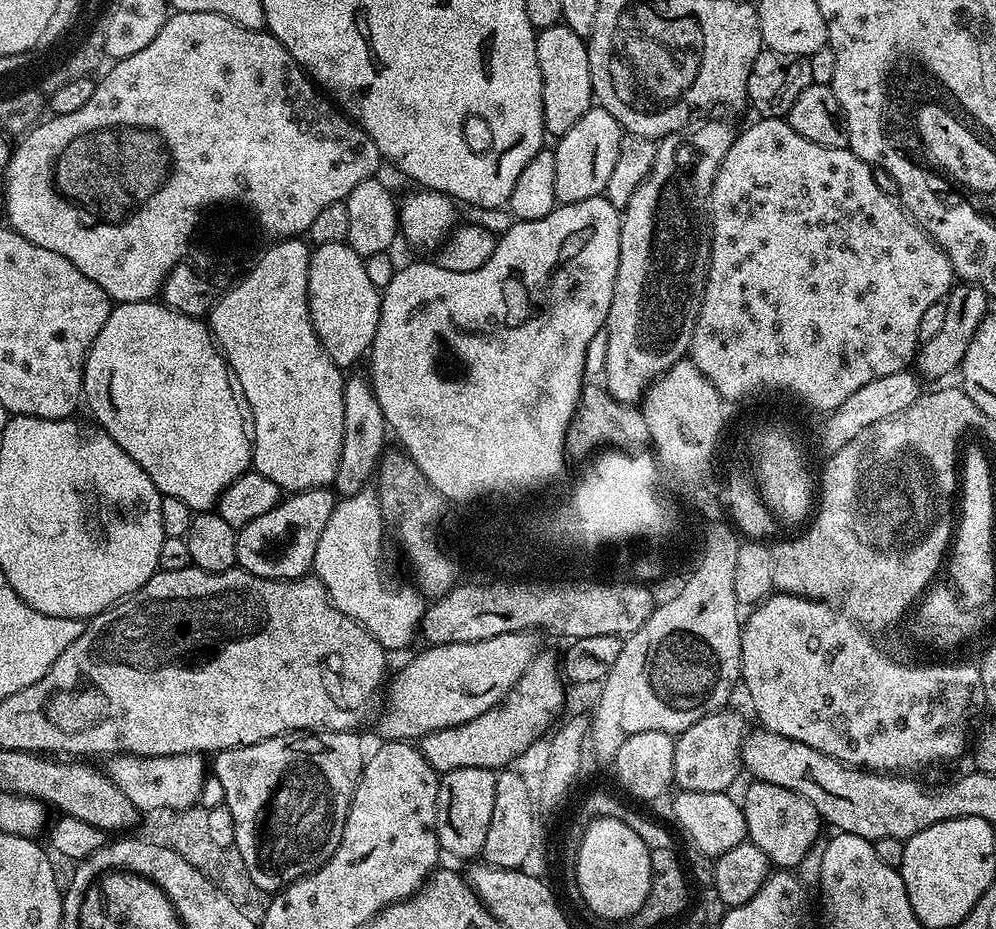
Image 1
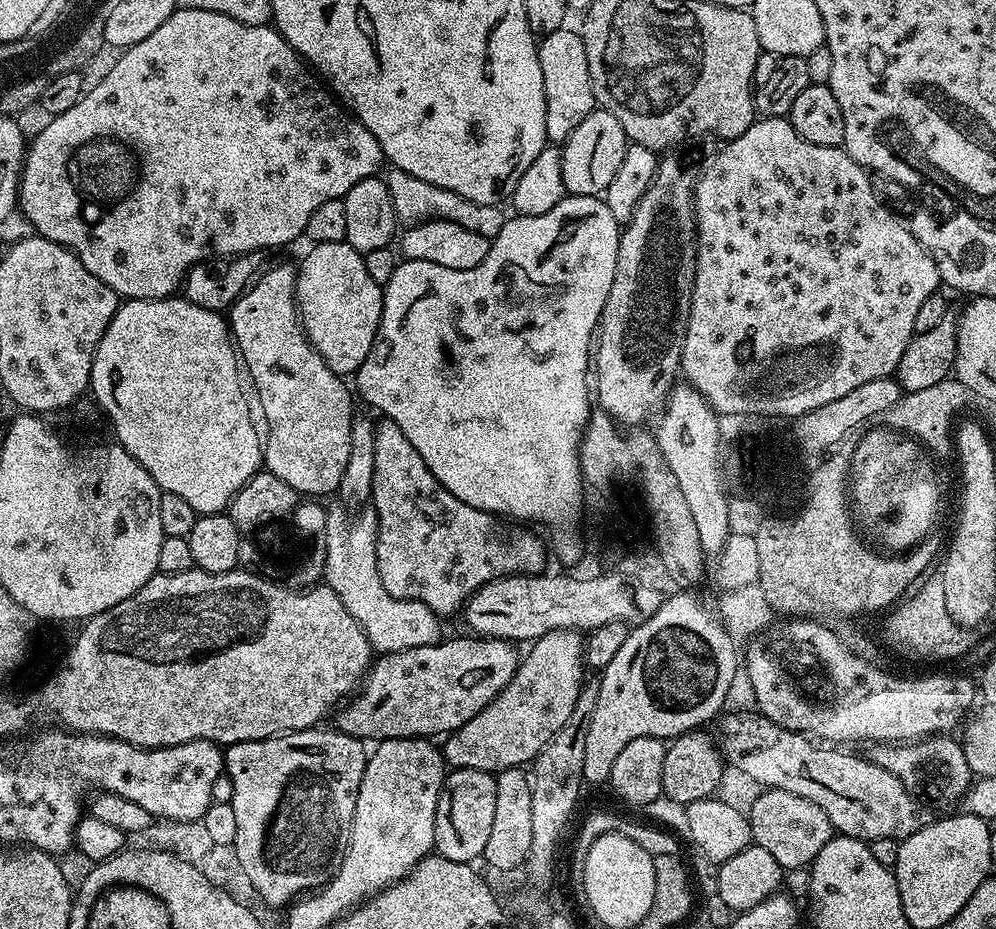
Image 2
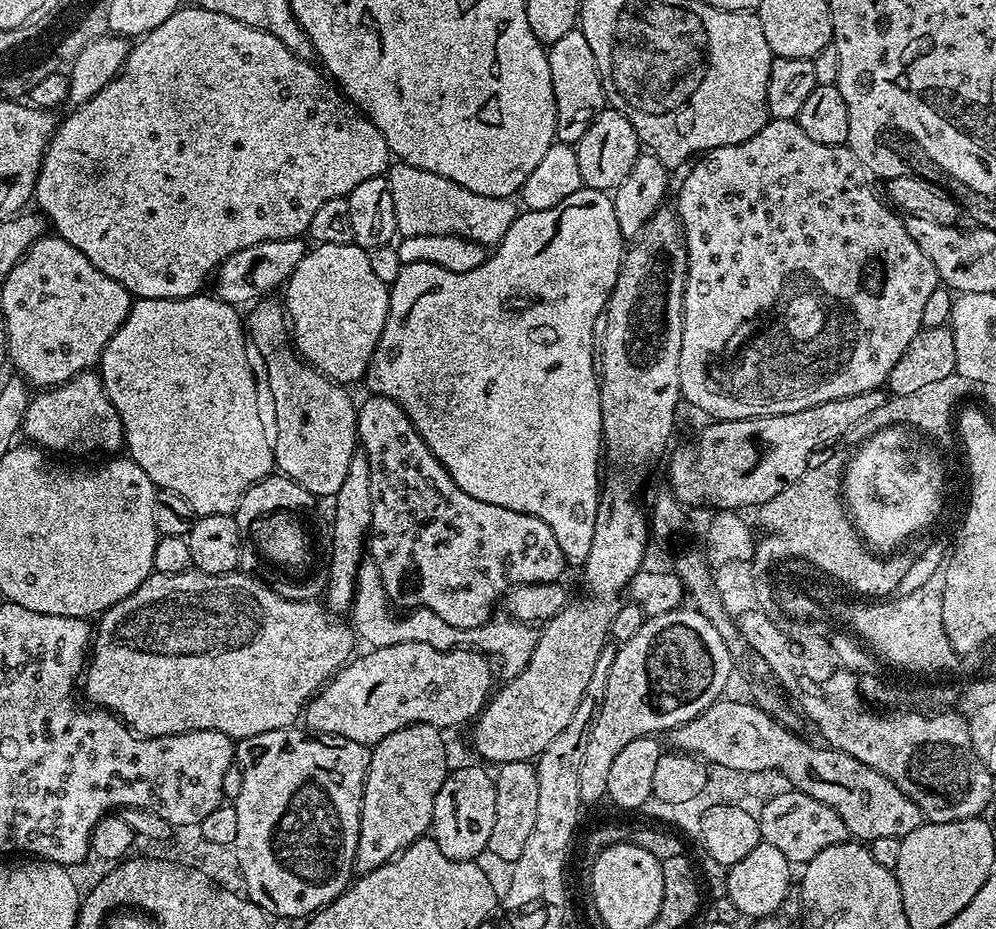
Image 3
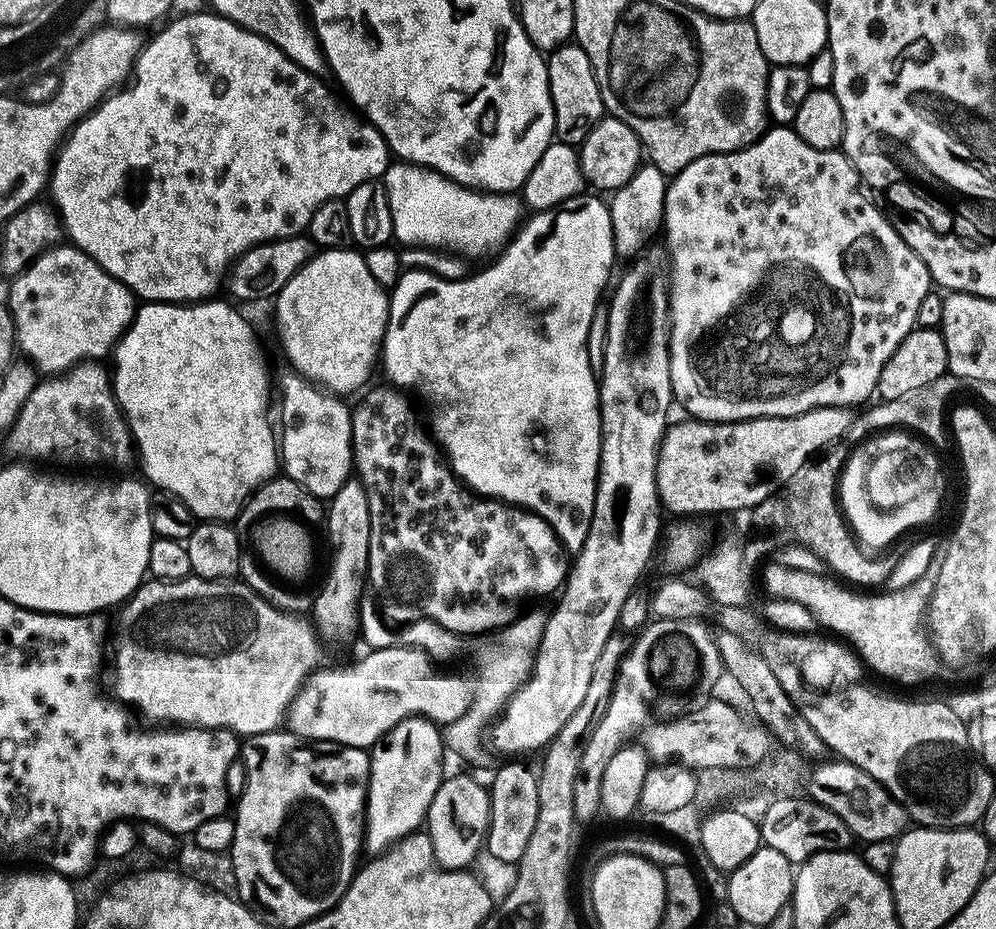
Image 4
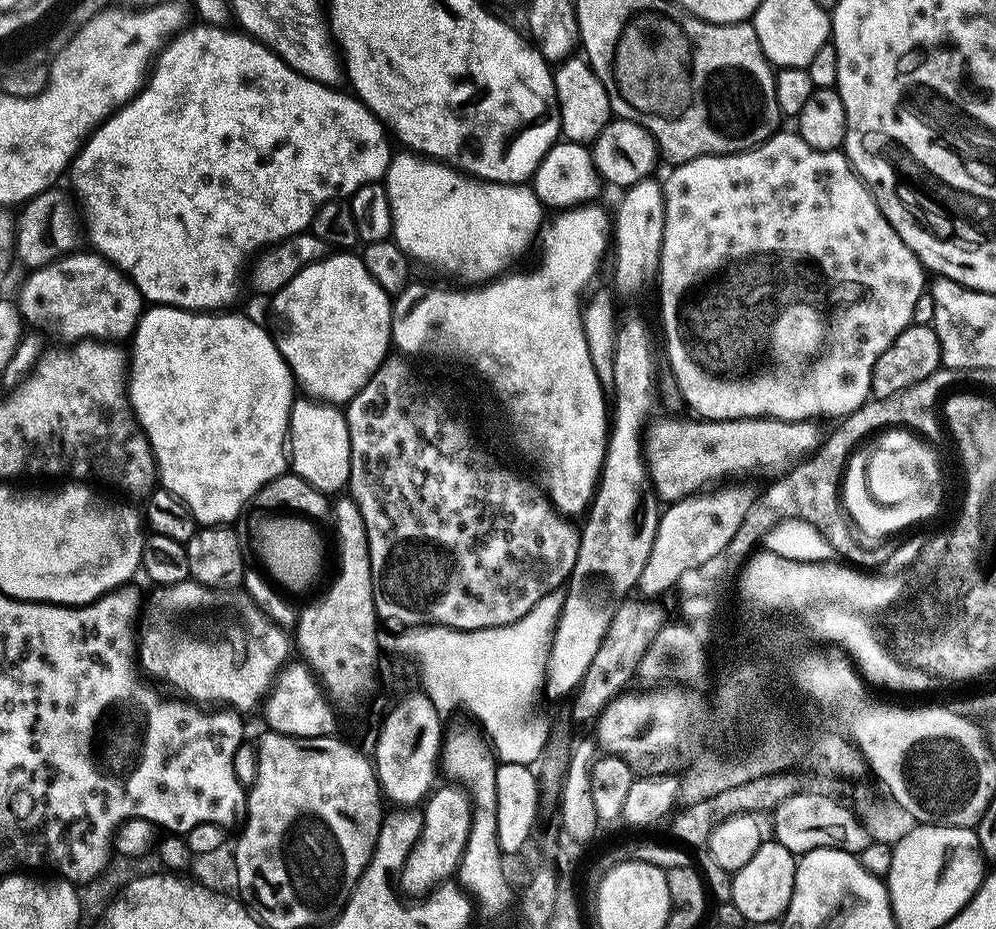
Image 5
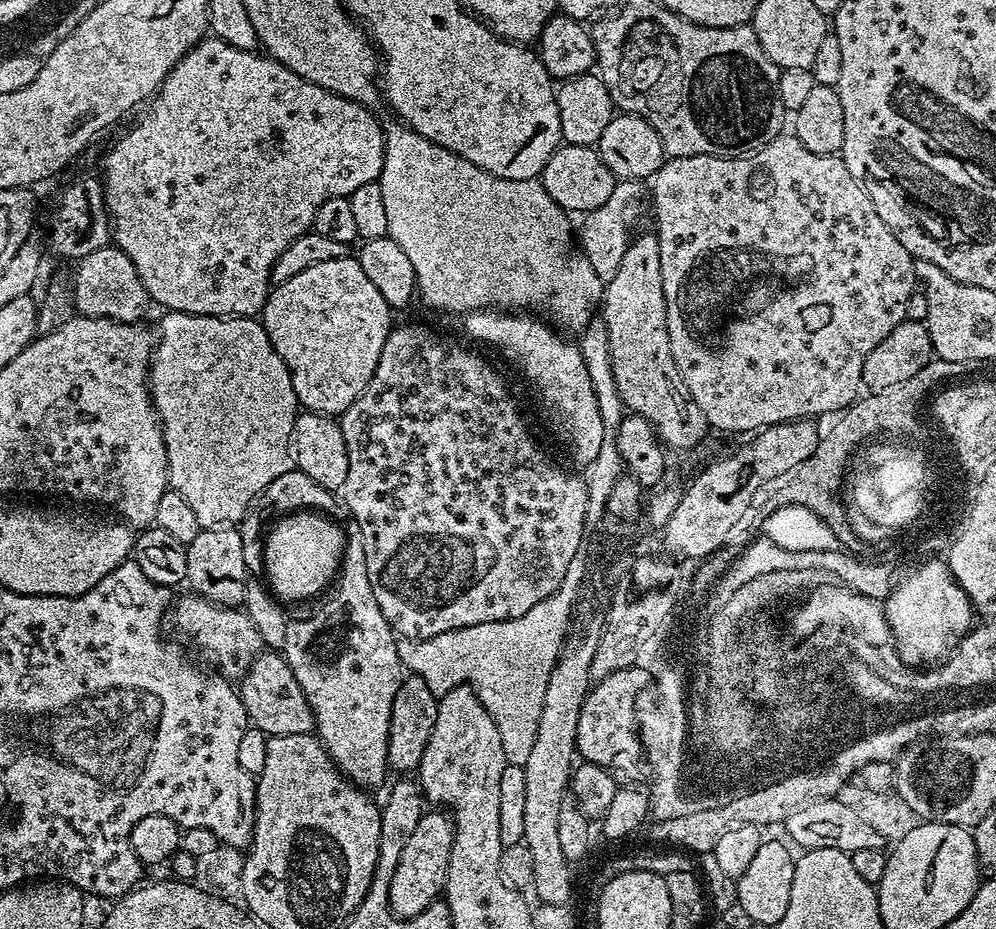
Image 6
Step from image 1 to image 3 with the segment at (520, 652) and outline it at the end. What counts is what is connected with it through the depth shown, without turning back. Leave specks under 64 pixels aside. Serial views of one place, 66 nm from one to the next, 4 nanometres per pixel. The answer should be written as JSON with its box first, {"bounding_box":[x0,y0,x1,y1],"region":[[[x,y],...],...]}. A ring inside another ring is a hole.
{"bounding_box":[302,642,493,746],"region":[[[402,642],[385,648],[373,648],[365,653],[361,660],[356,658],[345,664],[325,687],[307,701],[302,713],[305,729],[374,746],[382,738],[394,734],[394,730],[402,730],[411,724],[432,724],[435,728],[447,730],[467,720],[475,721],[493,691],[492,668],[487,658],[480,652],[471,652],[468,646],[441,650],[422,642]]]}

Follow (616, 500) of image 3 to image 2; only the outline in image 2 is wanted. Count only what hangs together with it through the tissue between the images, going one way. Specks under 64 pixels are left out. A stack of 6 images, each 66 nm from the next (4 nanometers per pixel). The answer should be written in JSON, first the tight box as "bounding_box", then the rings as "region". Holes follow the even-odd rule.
{"bounding_box":[443,629,585,774],"region":[[[570,629],[554,630],[536,640],[529,647],[532,649],[528,657],[519,661],[510,683],[488,703],[488,707],[443,741],[445,761],[453,769],[473,768],[499,774],[535,760],[551,740],[559,737],[585,687],[585,643],[579,631]]]}

